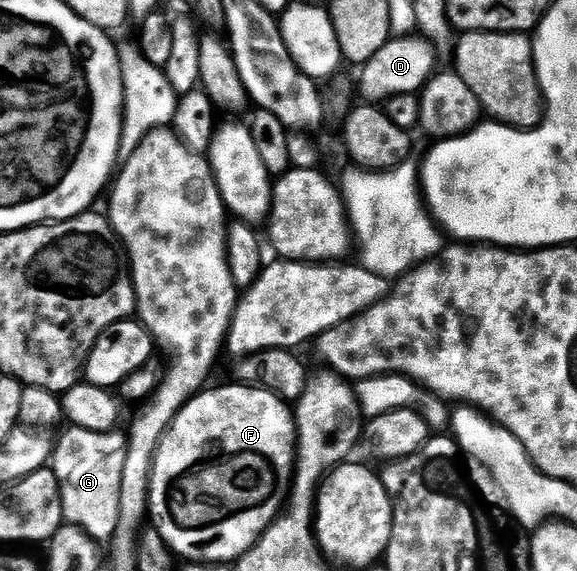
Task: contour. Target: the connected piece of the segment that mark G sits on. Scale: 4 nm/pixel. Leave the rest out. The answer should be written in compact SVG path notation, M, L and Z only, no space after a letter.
M73 426L66 435L66 440L59 442L54 450L52 469L60 481L62 490L62 510L69 526L79 527L81 531L95 541L113 540L120 521L120 483L124 477L126 464L127 436L121 430L96 433L83 427Z

